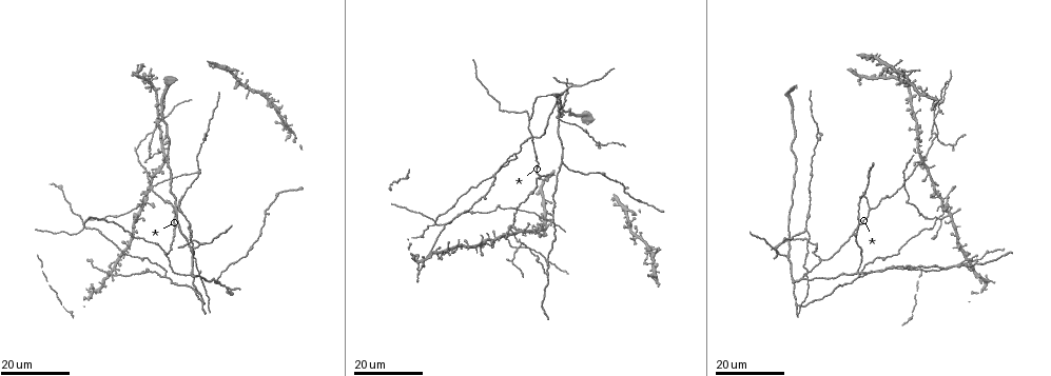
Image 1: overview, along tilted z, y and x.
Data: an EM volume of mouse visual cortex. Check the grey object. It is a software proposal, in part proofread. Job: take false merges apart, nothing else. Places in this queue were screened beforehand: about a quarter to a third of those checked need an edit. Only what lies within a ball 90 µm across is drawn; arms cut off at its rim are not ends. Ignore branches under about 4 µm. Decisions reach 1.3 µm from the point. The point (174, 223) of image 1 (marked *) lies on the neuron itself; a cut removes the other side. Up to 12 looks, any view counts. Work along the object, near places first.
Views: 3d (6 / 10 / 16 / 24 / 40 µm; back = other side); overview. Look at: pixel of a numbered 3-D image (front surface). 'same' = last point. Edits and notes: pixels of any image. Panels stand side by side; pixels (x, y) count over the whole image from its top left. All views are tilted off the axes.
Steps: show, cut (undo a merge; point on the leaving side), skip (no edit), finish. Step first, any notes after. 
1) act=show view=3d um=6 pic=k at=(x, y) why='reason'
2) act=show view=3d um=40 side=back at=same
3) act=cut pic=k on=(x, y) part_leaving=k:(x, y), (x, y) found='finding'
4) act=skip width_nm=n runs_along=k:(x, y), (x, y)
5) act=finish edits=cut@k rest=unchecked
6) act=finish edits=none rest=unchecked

act=show view=3d um=16 pic=1 at=(904, 183) why='four arms meet'

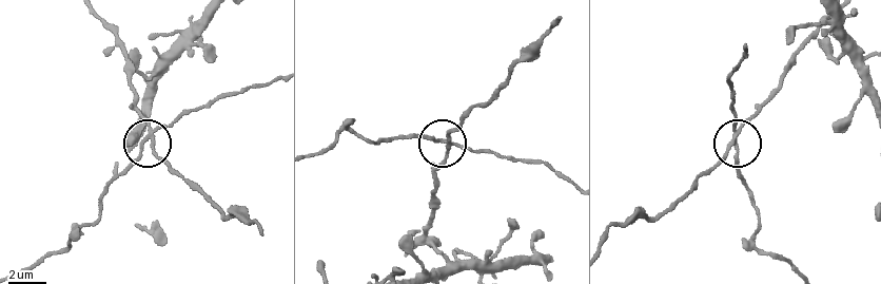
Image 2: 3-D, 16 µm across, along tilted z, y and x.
act=show view=3d um=10 pic=2 at=(444, 144) why='zoom in'

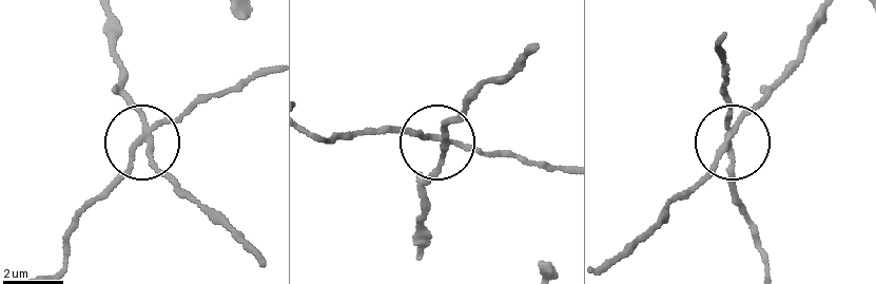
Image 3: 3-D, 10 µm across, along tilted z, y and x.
act=cut pic=3 on=(131, 171) arms=4 part_leaving=3:(150, 133), (128, 169), (85, 208), (58, 270) found='two neurons meet here'

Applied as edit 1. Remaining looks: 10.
act=show view=overview

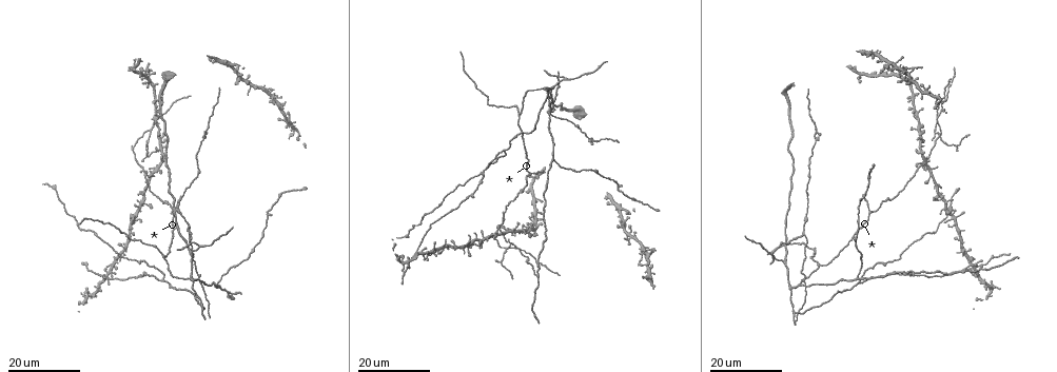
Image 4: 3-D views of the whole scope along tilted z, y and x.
act=show view=3d um=24 pic=4 at=(503, 225) why='three-way junction'

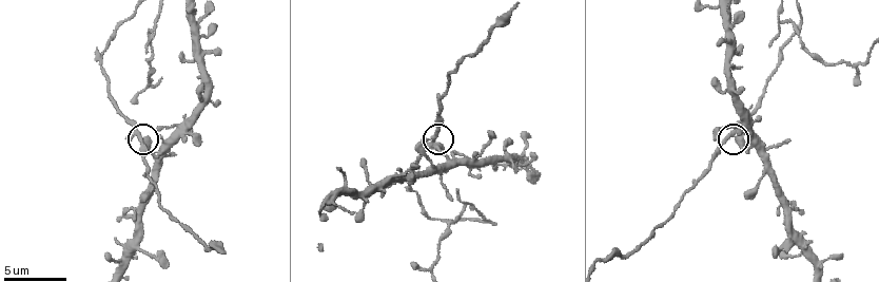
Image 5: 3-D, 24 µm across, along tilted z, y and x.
act=show view=3d um=10 pic=5 at=(136, 133) why='zoom in'

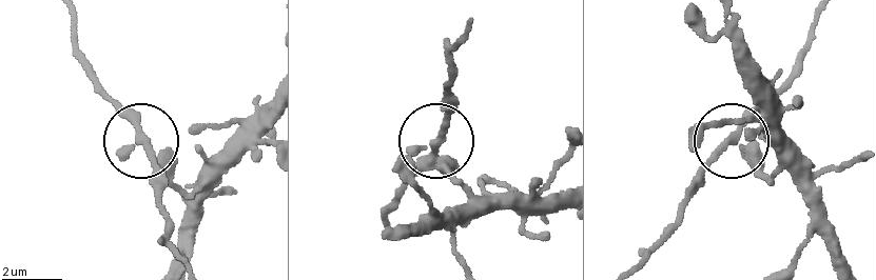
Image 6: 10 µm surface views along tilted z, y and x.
act=skip width_nm=240 runs_along=6:(189, 268), (173, 243), (149, 157), (104, 95) found='all the same neuron'

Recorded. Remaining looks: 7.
act=show view=3d um=16 pic=5 at=(485, 220) why='branch point'

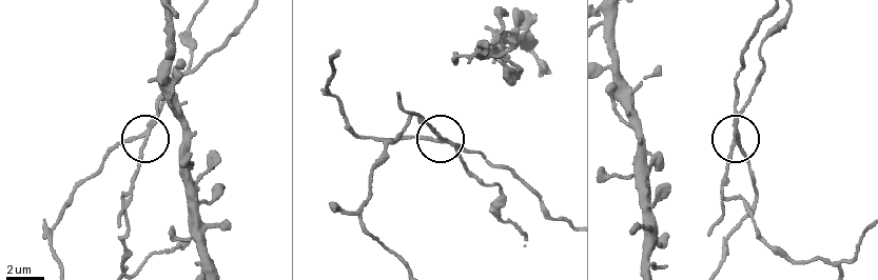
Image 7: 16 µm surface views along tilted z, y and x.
act=cut pic=7 on=(141, 147) side_arm_um=18 part_leaving=7:(450, 141), (414, 115), (371, 178), (362, 225), (405, 266) found='two neurons meet here'

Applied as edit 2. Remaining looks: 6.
act=show view=3d um=16 pic=4 at=(871, 210) why='a fork'

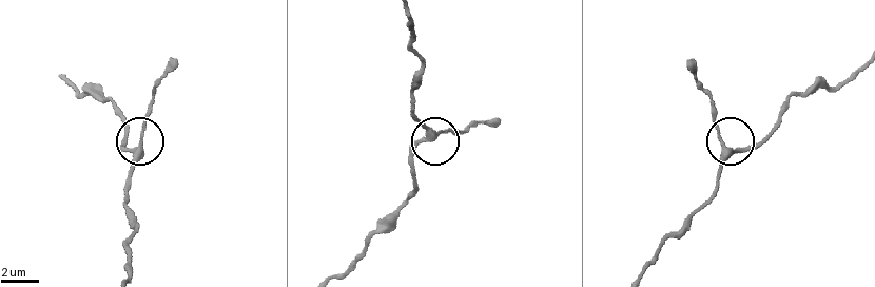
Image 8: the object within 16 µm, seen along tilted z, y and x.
act=show view=3d um=10 pic=8 at=(729, 151)

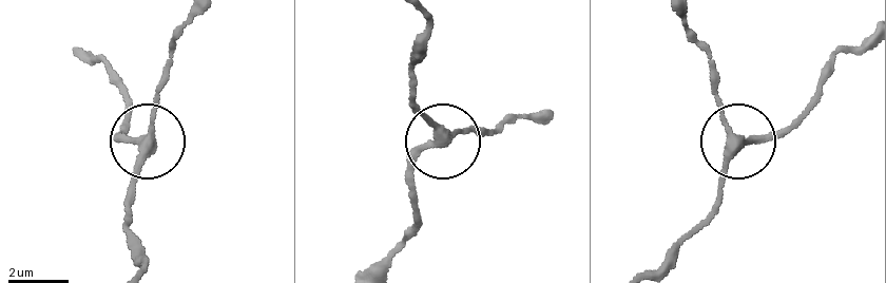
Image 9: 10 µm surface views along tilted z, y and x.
act=skip arms=3 runs_along=9:(415, 69), (415, 96), (438, 142), (478, 129), (493, 133) found='all the same neuron'

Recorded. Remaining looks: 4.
act=show view=3d um=16 pic=4 at=(200, 281) why='four or more arms meet'

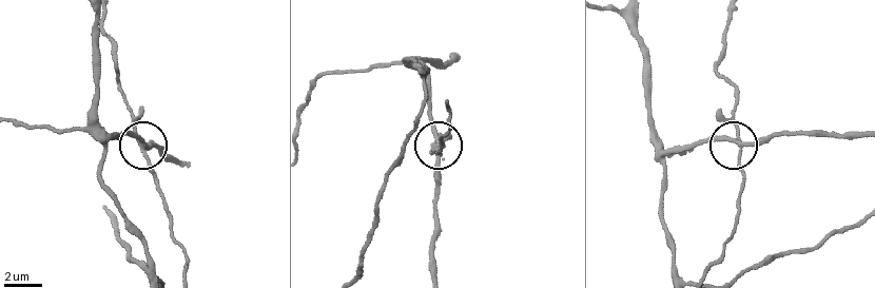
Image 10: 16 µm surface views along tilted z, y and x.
act=show view=3d um=10 pic=10 at=(736, 139) why='zoom in'

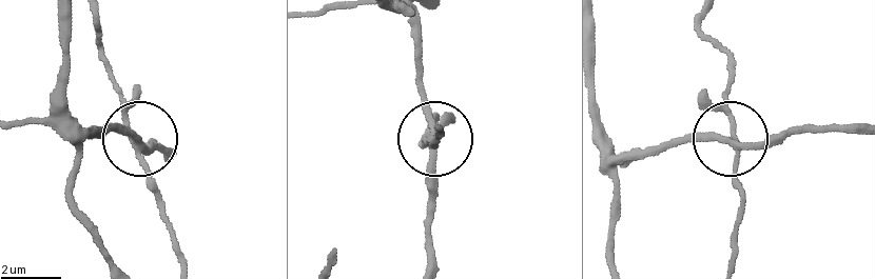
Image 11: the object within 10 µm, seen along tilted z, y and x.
act=cut pic=11 on=(133, 101) width_nm=200 part_leaving=11:(136, 144), (96, 15) found='a second neuron is stuck on'

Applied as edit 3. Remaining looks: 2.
act=show view=3d um=24 pic=4 at=(192, 282) why='thin arm on a thick one'

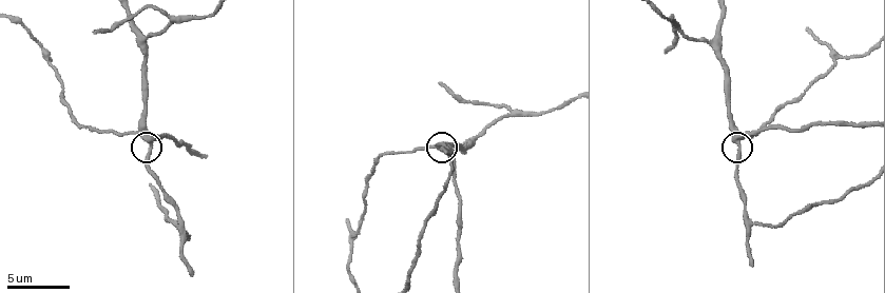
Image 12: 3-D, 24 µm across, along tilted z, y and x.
act=show view=3d um=10 pic=12 at=(738, 142)

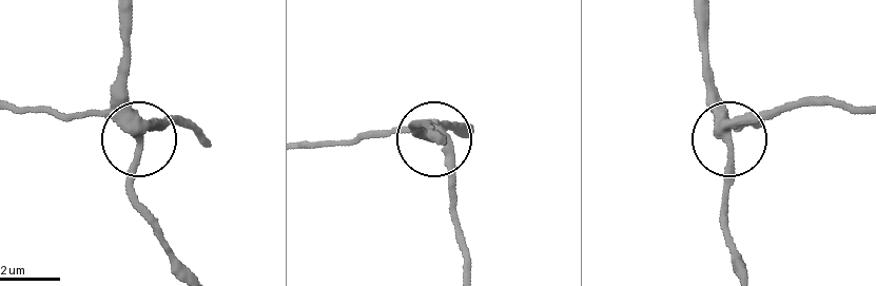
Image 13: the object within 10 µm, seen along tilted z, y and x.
act=skip width_nm=300 runs_along=13:(15, 105), (108, 112), (148, 131), (166, 117) found='continuous, no second neuron'

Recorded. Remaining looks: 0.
act=finish edits=cut@3,cut@7,cut@11 rest=unchecked

